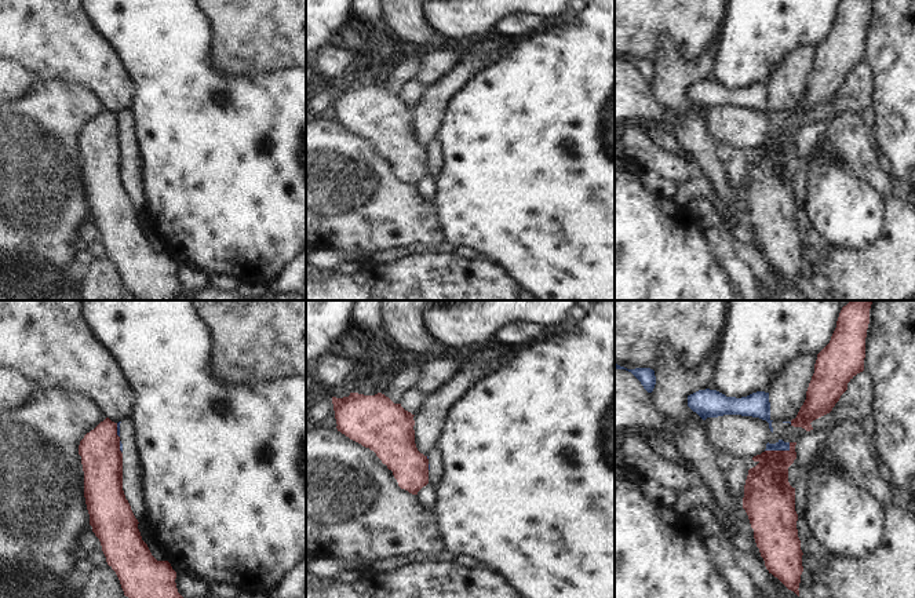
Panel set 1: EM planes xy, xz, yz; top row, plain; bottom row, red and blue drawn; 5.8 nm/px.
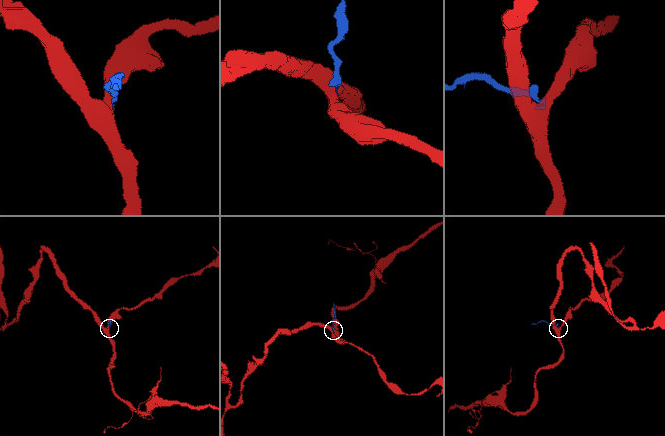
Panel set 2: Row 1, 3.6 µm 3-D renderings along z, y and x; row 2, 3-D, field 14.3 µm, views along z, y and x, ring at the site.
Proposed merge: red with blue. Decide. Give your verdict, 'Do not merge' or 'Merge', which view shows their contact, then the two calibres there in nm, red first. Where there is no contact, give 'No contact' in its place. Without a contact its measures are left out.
Do not merge. Touches red in yz. Thickness 280 nm (red) against 60 nm

